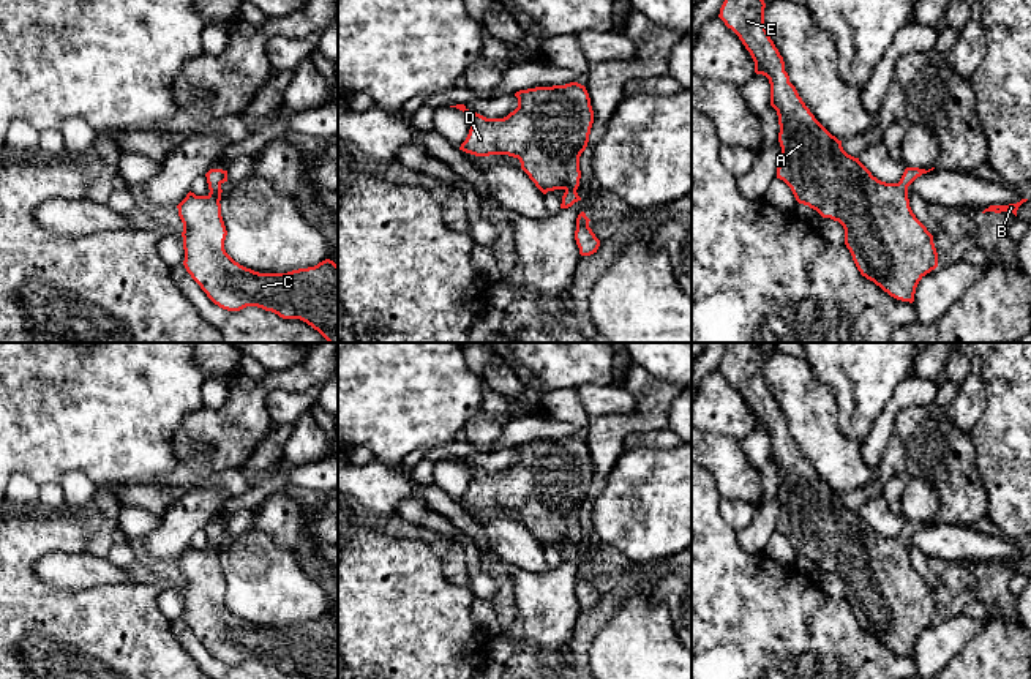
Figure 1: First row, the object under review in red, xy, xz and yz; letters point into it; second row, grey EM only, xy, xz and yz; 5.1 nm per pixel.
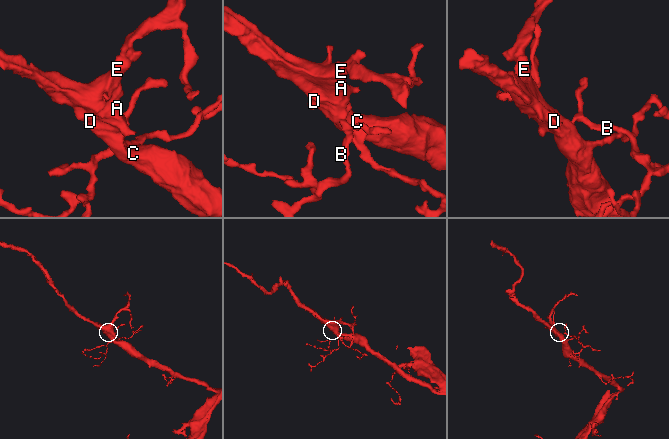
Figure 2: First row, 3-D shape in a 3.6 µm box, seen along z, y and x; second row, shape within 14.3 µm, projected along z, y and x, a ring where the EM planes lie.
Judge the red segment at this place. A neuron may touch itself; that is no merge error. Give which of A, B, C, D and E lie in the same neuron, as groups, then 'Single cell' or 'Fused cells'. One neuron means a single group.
Groups: A C D E / B. Fused cells

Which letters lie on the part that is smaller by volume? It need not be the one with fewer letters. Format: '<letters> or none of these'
B

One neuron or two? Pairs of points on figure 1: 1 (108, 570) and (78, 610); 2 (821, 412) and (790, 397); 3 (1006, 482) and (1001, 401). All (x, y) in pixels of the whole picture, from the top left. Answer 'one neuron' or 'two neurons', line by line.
1: two neurons
2: one neuron
3: one neuron

